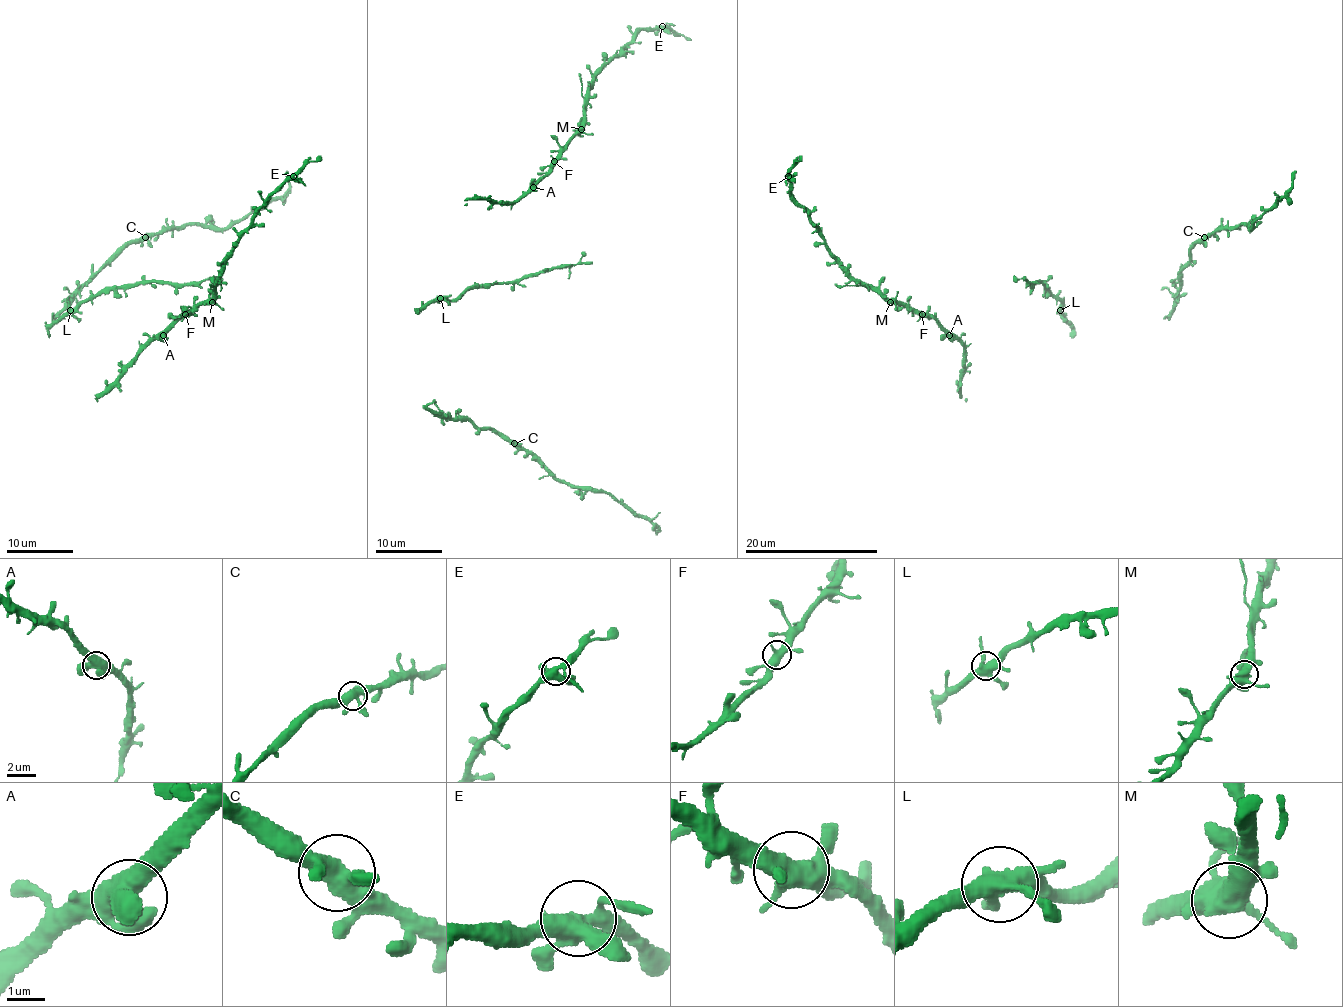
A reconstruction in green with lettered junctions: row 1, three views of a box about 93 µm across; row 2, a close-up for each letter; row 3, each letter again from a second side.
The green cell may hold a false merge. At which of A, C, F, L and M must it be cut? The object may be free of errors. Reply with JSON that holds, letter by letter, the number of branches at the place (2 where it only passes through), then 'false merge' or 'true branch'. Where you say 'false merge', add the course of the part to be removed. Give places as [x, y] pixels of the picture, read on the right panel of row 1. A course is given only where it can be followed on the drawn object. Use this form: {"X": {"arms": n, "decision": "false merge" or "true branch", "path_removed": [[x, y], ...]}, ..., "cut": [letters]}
{"A": {"arms": 4, "decision": "true branch"}, "C": {"arms": 4, "decision": "true branch"}, "F": {"arms": 5, "decision": "true branch"}, "L": {"arms": 5, "decision": "true branch"}, "M": {"arms": 5, "decision": "true branch"}, "cut": []}

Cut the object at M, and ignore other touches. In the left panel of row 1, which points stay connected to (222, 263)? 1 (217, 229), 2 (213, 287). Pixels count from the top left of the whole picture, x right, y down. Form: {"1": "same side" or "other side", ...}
{"1": "other side", "2": "same side"}

